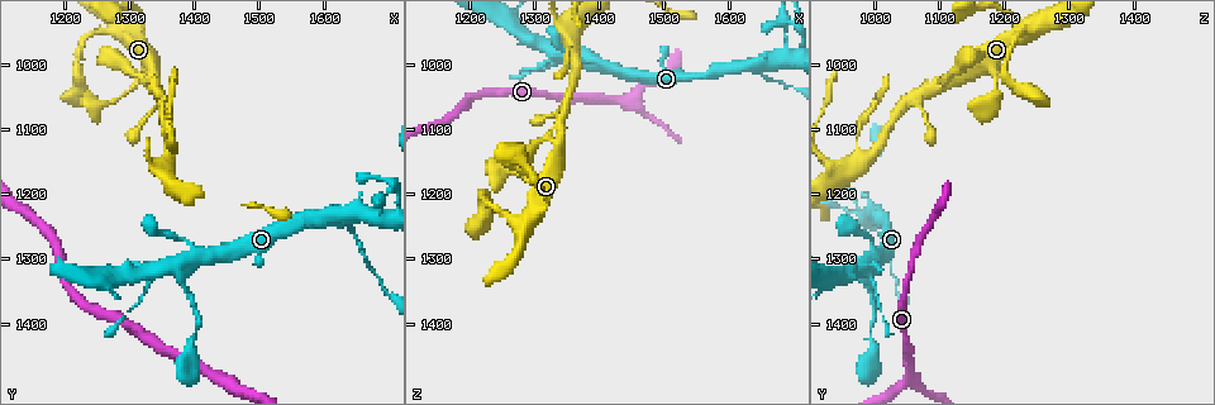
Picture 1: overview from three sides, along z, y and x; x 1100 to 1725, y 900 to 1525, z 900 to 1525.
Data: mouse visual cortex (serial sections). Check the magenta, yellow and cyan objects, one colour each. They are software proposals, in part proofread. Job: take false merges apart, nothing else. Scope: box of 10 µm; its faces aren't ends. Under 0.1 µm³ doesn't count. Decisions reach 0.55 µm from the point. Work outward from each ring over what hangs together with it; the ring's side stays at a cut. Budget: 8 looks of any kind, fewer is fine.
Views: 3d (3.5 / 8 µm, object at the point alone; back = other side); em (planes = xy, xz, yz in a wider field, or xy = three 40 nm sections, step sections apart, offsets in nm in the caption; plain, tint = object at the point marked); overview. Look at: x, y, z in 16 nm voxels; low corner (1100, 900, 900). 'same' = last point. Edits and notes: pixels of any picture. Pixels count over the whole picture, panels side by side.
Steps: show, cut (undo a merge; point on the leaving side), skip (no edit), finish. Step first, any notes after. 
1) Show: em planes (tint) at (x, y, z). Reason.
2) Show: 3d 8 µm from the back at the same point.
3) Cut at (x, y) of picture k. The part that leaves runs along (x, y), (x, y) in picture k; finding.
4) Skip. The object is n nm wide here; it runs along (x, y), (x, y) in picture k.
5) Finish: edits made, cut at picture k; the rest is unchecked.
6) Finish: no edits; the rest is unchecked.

Show: 3d 3.5 µm at (1645, 1260, 1015).

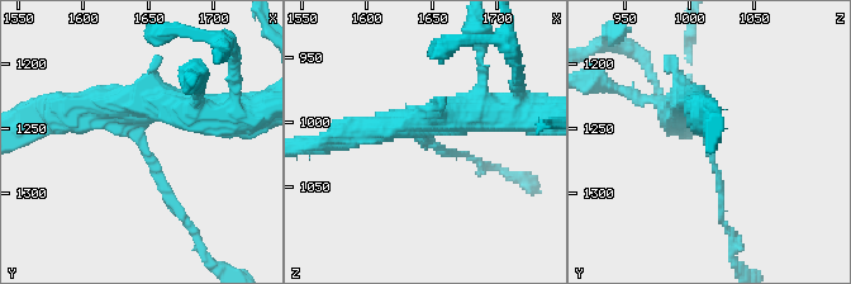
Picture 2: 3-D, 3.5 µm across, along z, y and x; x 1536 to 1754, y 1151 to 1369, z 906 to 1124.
Show: em xy step 3 (tint) at (1646, 1262, 1014). Shape alone is not enough.

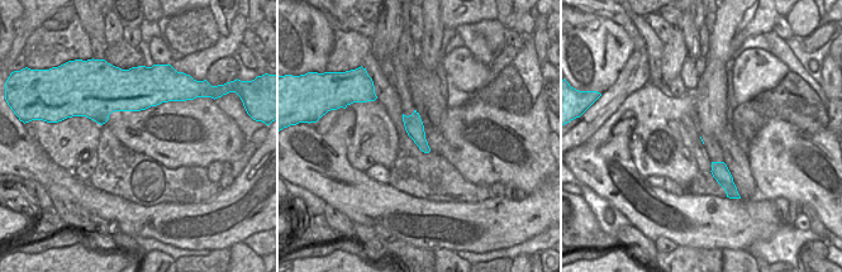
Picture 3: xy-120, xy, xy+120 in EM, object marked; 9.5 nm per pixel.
Skip. It runs along (90, 104), (133, 104), (137, 140), (184, 217) in picture 2; one cell here.

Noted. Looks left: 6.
Show: 3d 3.5 µm at (1450, 1490, 1055). Three-way junction.

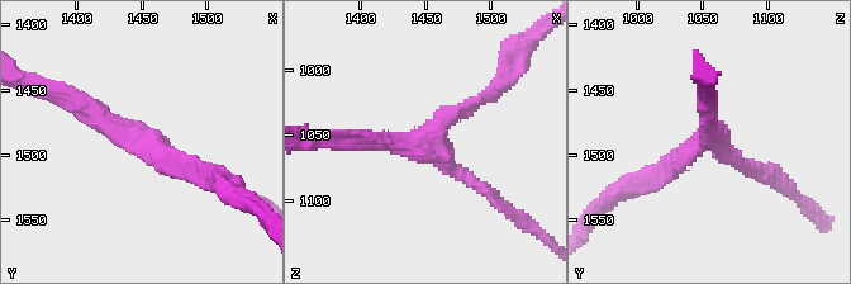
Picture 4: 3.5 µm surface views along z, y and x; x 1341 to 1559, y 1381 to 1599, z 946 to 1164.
Show: em xy step 3 (tint) at (1446, 1486, 1058). Now the EM.

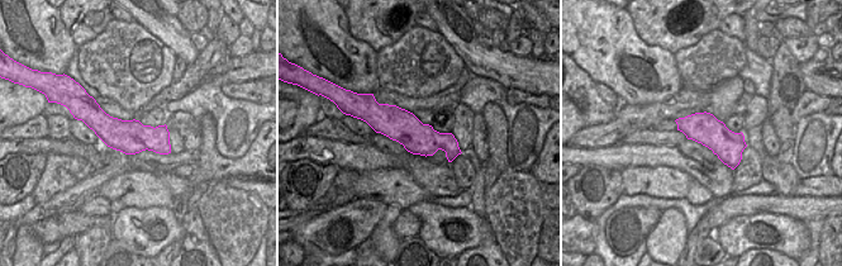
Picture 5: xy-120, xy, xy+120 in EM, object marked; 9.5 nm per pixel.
Skip. The arms are 150, 200, 200 nm wide; it runs along (369, 114), (456, 151) in picture 5; one cell here.

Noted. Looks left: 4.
Show: 3d 3.5 µm at (1365, 1315, 985). Arms part here.

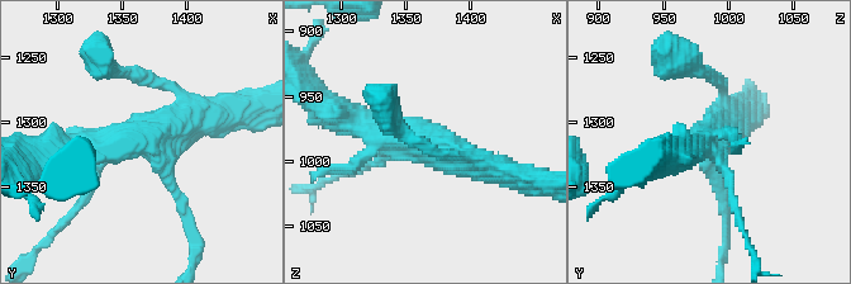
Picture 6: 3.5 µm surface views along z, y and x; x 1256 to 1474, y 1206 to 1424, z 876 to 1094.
Show: em xy step 1 (tint) at (1370, 1314, 986).

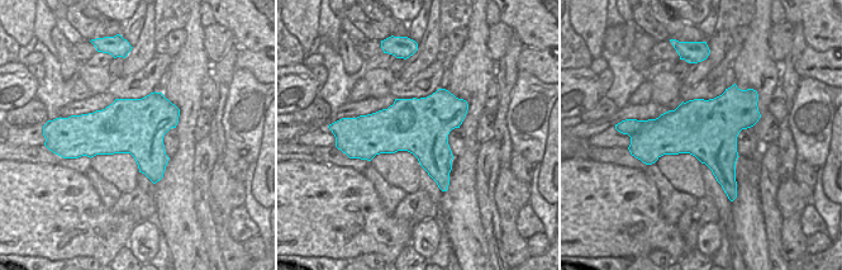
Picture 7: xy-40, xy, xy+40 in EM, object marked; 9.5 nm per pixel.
Skip. It runs along (503, 173), (352, 121) in picture 6; all the same cell.

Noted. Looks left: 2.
Finish: no edits; the rest is unchecked.

